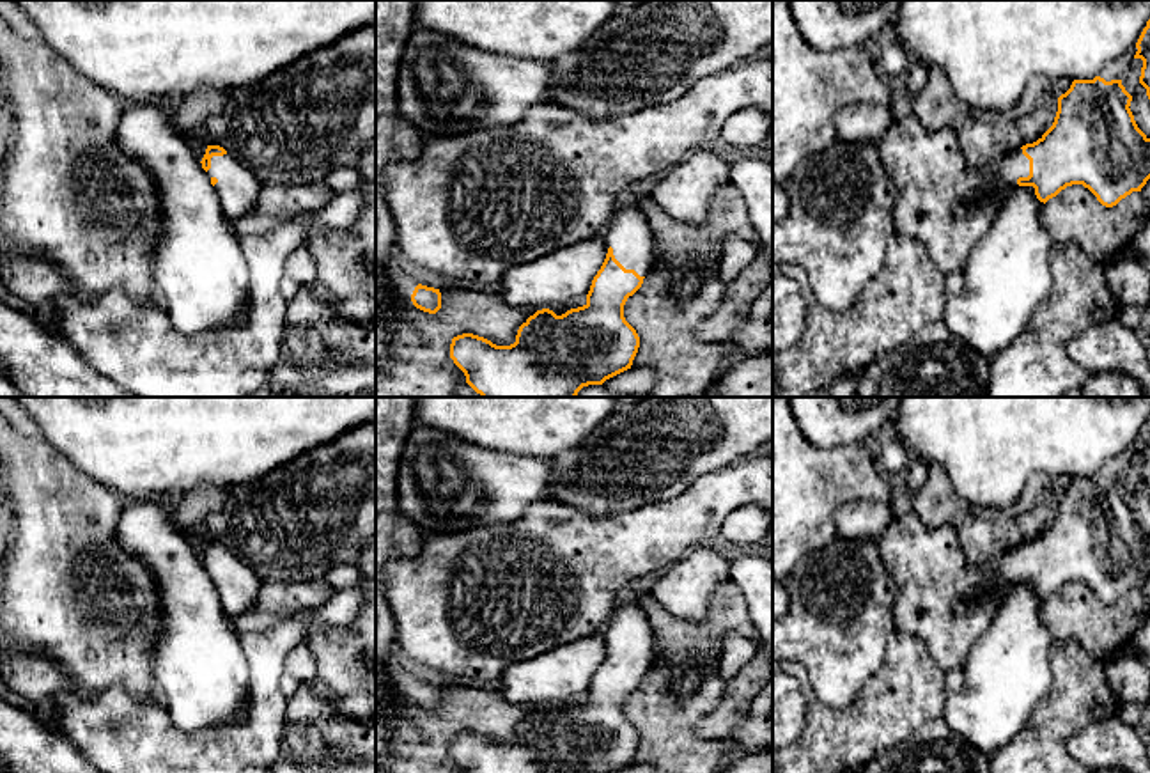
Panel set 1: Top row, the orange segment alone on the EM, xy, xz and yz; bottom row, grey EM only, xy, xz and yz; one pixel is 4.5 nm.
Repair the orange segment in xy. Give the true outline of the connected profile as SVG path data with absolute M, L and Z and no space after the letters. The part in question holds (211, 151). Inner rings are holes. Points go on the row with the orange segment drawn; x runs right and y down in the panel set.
M207 145L200 163L214 186L227 220L241 220L255 204L262 183L220 145Z

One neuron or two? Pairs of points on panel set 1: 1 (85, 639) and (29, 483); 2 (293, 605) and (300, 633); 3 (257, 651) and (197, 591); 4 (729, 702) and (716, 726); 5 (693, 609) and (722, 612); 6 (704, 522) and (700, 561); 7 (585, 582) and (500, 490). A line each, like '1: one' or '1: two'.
1: one
2: two
3: two
4: one
5: two
6: two
7: two

